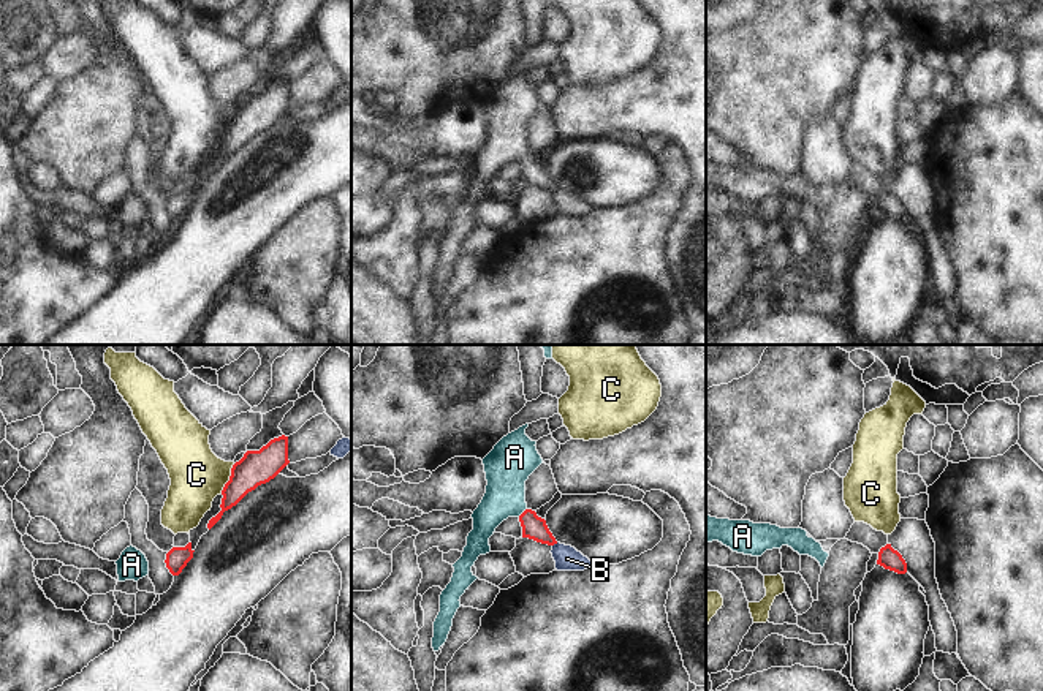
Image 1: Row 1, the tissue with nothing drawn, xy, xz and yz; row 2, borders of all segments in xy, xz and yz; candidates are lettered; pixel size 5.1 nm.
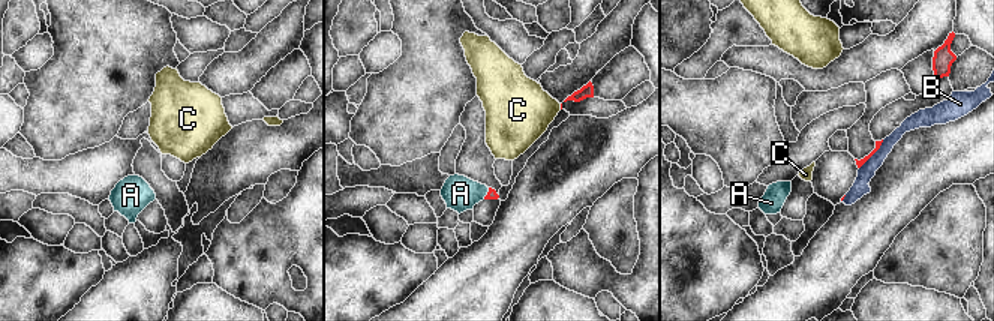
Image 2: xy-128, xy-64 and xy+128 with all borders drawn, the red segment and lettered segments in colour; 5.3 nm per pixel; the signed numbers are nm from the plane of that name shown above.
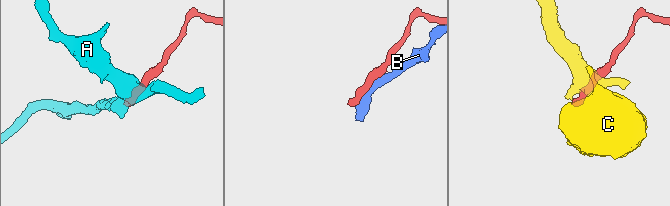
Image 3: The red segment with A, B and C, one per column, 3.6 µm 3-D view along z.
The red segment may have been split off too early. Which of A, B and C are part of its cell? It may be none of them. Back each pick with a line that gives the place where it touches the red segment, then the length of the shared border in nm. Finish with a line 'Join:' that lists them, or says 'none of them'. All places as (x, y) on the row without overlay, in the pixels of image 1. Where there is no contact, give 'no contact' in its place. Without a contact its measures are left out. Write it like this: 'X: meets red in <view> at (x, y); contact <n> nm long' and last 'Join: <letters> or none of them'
A: meets red in xz at (523, 158); contact 60 nm long
Join: A

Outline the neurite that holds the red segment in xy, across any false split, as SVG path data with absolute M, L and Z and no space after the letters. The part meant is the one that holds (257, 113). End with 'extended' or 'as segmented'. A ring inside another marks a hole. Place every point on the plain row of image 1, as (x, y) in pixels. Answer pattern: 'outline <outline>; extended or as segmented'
outline M285 81L271 85L260 96L247 96L233 111L229 126L222 136L222 157L209 166L207 174L210 176L223 158L236 152L248 138L274 125L288 109L288 82Z; as segmented

